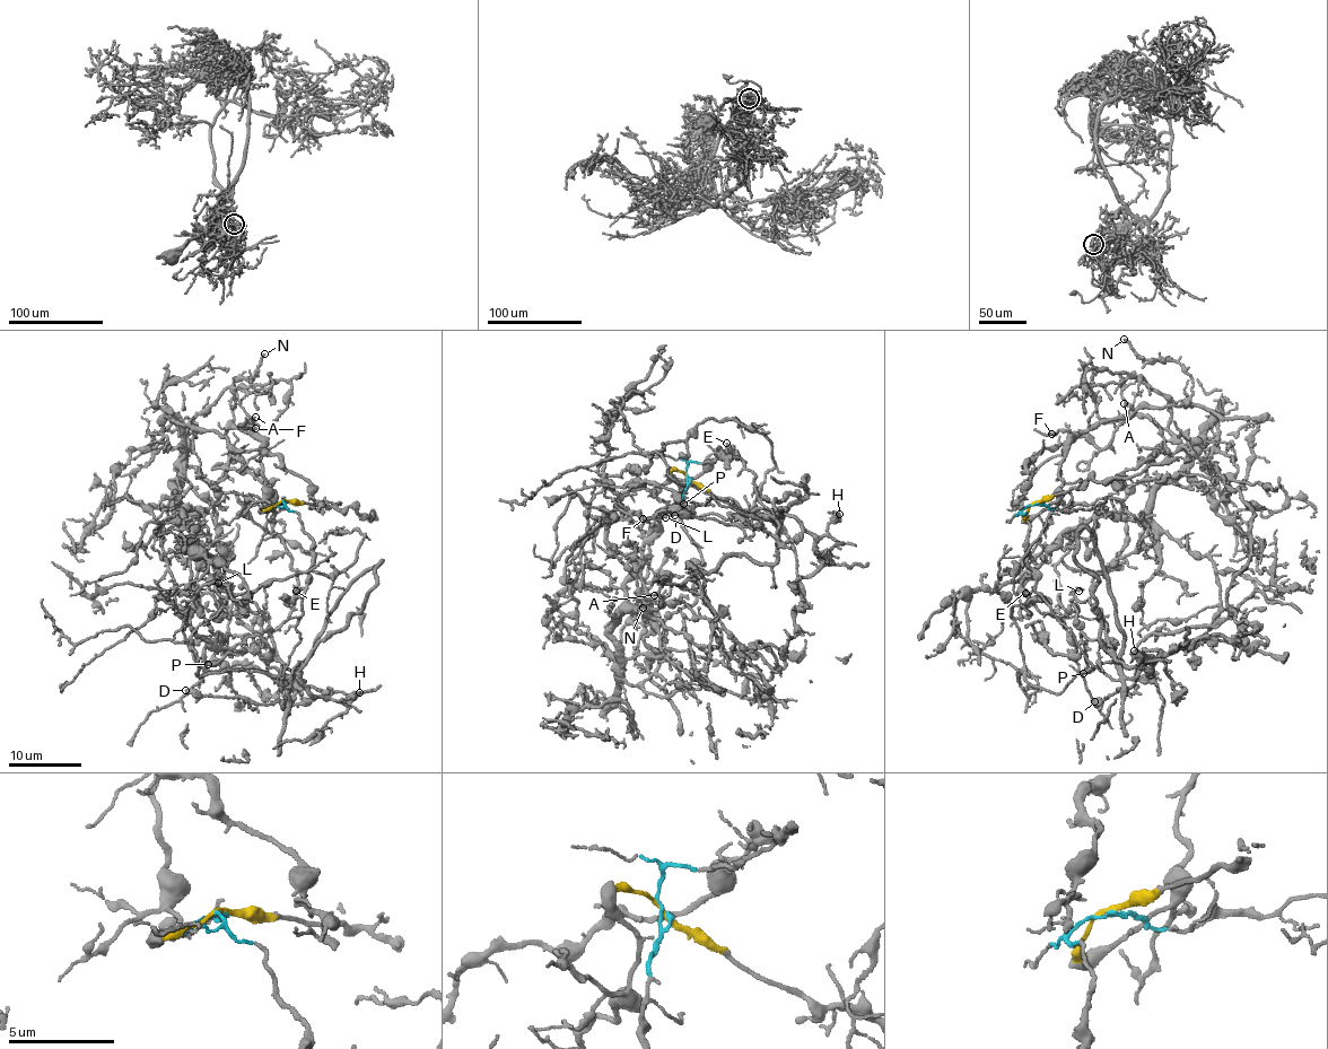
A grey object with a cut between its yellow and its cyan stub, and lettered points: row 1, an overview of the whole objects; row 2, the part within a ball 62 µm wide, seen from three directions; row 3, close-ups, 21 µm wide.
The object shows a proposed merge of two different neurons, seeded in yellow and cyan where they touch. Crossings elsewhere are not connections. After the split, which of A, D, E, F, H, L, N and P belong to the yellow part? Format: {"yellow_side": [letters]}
{"yellow_side": ["A", "F", "N"]}

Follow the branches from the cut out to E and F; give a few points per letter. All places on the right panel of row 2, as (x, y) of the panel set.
E: (1034, 503), (1022, 513), (1029, 530), (1027, 562), (1034, 579), (1033, 588), (1024, 593)
F: (1033, 503), (1027, 518), (1046, 508), (1060, 494), (1059, 464), (1072, 433), (1059, 429), (1051, 434)

